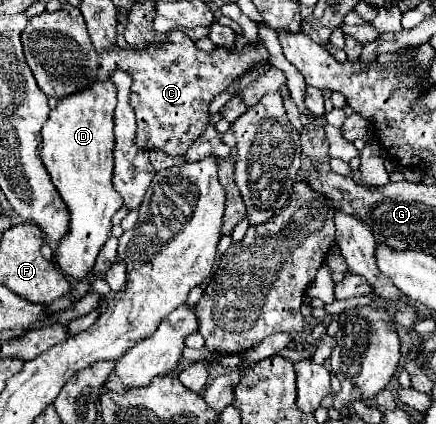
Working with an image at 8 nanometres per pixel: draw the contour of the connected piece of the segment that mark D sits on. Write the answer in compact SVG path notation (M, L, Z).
M110 79L96 81L78 93L58 99L58 105L50 111L50 117L48 117L46 125L42 127L42 151L40 151L42 163L48 169L52 183L56 185L60 197L64 199L64 203L70 209L70 229L56 249L56 263L66 275L70 275L74 279L84 279L86 273L92 269L96 255L100 253L106 239L110 237L110 227L112 227L110 221L112 221L114 213L122 207L122 197L112 187L112 141L114 141L112 117L114 117L114 109L116 109L116 85Z

